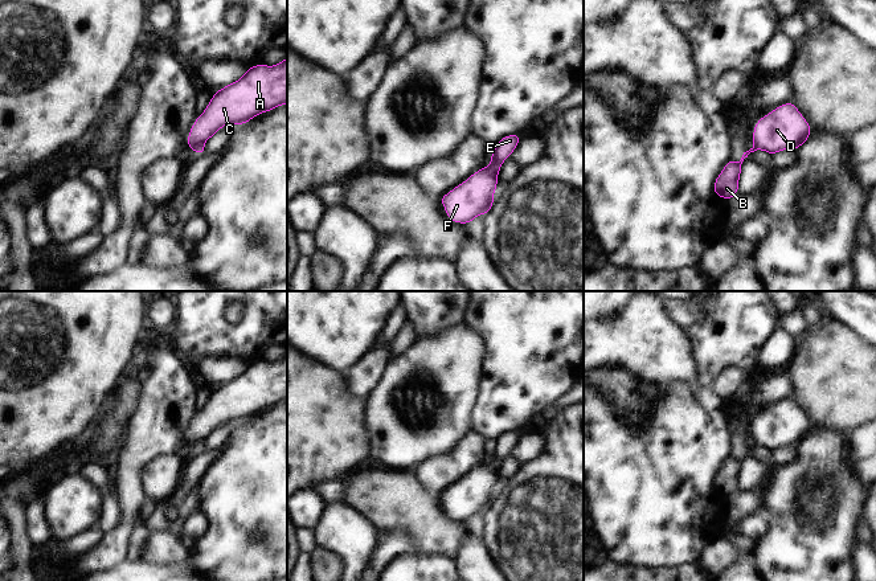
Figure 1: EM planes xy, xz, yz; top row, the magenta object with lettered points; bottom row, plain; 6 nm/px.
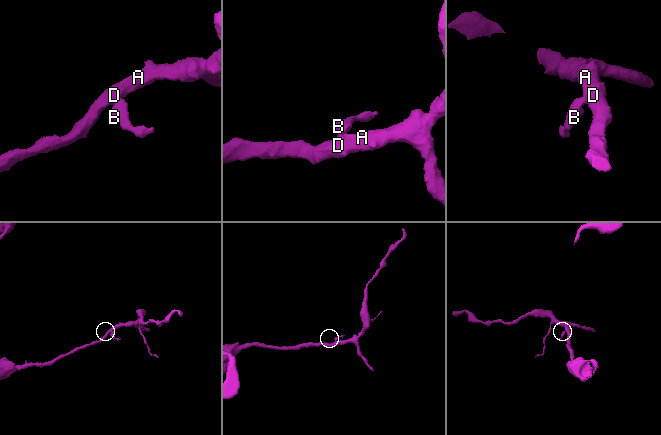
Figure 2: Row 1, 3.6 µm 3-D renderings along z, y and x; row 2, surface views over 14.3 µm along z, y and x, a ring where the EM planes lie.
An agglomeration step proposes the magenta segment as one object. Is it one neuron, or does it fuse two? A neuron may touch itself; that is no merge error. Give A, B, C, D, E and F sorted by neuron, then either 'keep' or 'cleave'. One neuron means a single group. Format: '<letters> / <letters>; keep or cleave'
A C D F / B E; cleave

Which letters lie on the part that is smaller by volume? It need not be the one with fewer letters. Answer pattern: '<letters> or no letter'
B, E

